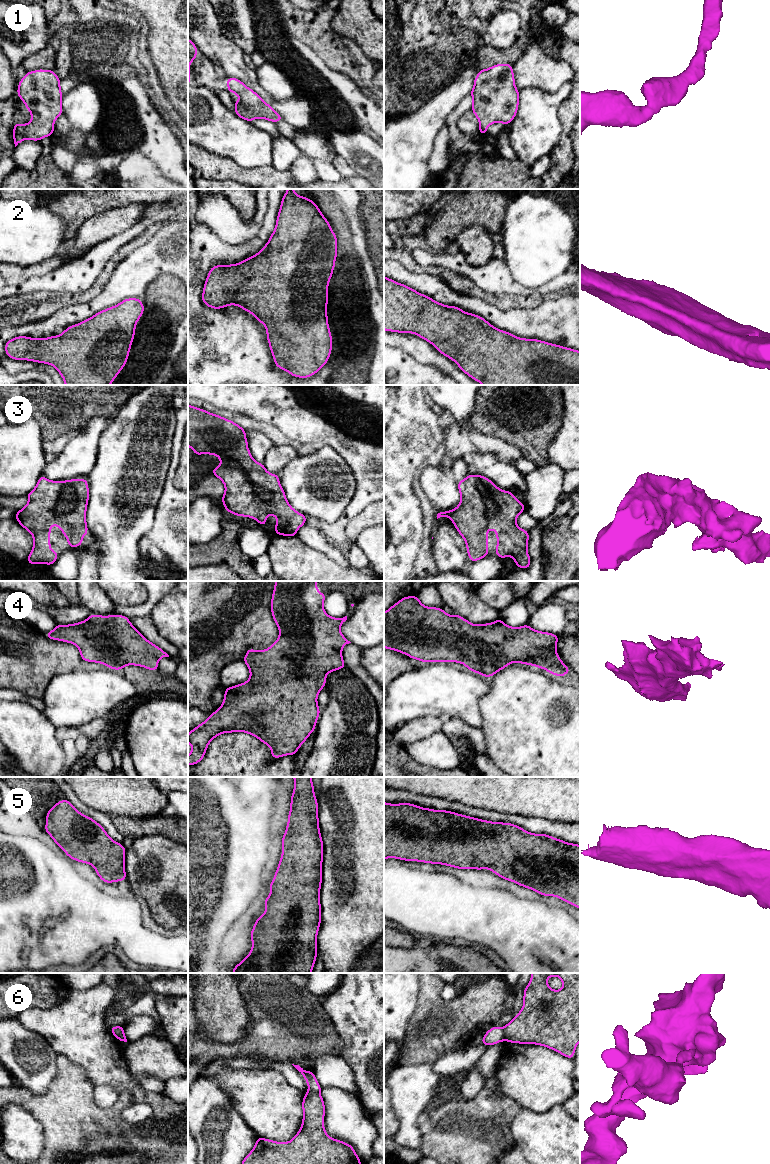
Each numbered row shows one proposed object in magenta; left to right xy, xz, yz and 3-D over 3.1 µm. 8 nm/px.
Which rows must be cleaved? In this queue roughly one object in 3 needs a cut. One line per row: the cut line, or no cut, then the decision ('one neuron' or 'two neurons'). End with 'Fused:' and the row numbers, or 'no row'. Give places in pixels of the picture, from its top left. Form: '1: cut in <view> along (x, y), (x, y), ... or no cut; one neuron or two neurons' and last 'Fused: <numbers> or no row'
1: no cut; one neuron
2: no cut; one neuron
3: no cut; one neuron
4: no cut; one neuron
5: no cut; one neuron
6: no cut; one neuron
Fused: no row

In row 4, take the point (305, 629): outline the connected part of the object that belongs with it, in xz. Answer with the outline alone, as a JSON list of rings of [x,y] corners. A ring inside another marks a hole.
[[[317,581],[274,583],[271,612],[279,637],[268,649],[247,650],[243,662],[249,667],[249,680],[225,688],[220,708],[190,731],[188,743],[192,751],[188,755],[188,766],[202,761],[212,739],[223,733],[240,731],[269,746],[273,759],[296,755],[315,730],[320,715],[317,697],[326,685],[326,675],[346,668],[342,648],[351,643],[340,631],[347,616],[329,616],[323,608],[326,597],[317,589]]]

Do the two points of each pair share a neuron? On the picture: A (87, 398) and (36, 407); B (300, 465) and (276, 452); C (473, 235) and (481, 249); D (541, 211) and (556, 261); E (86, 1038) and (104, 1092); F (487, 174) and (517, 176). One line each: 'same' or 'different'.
A: same
B: different
C: same
D: same
E: different
F: same

